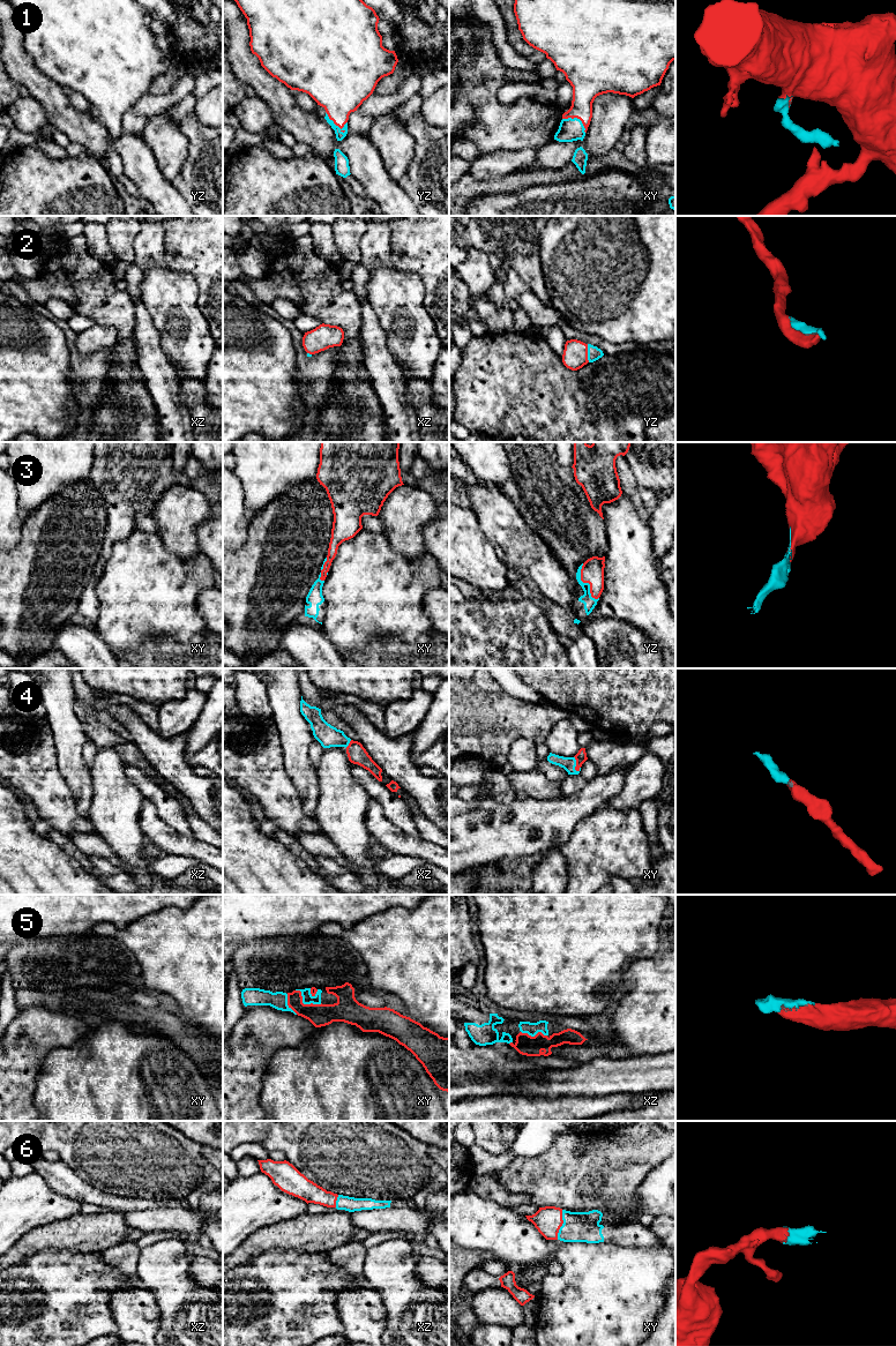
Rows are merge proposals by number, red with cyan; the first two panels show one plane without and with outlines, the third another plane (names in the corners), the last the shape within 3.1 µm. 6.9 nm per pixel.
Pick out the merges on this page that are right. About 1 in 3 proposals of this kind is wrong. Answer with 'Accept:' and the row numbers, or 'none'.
Accept: 1, 2, 3, 4, 5, 6

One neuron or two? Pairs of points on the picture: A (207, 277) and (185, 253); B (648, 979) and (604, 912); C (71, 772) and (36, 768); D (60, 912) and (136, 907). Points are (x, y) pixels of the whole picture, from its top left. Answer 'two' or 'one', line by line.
A: one
B: two
C: two
D: one

